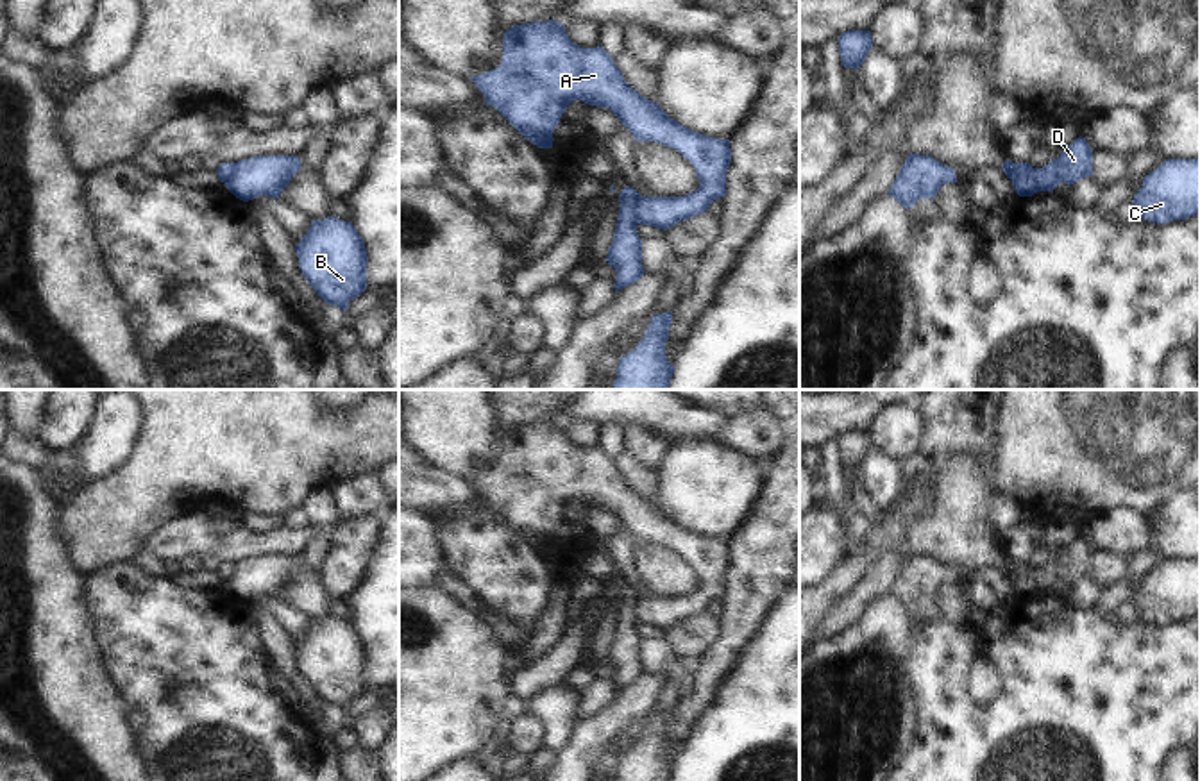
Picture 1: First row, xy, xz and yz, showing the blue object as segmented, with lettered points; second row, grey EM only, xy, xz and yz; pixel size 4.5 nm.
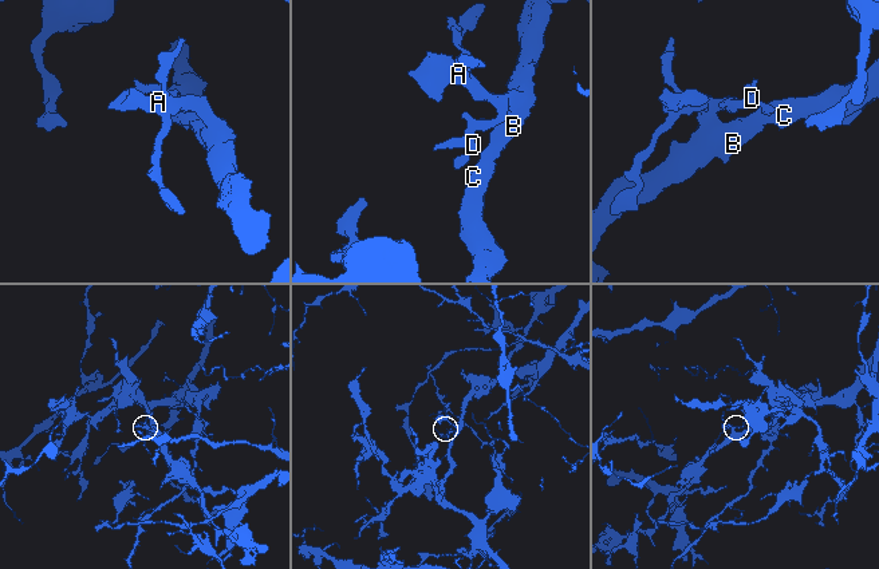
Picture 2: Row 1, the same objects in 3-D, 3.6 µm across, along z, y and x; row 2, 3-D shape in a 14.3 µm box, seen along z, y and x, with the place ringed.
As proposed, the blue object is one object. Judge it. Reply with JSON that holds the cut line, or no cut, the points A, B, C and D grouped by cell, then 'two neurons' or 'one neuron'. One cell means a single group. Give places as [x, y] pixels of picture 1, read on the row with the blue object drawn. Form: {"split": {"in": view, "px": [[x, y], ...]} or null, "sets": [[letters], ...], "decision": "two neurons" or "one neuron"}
{"split": {"in": "xz", "px": [[641, 195], [635, 204], [635, 222]]}, "sets": [["A", "B", "C"], ["D"]], "decision": "two neurons"}

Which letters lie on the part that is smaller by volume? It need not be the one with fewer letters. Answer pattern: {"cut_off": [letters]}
{"cut_off": ["D"]}

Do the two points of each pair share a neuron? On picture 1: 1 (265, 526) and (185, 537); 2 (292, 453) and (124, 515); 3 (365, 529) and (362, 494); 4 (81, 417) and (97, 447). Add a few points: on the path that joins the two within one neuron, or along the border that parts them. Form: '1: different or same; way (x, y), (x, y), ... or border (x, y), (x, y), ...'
1: different; border (242, 522), (261, 533), (270, 533), (281, 526)
2: same; way (251, 453), (192, 453), (165, 479)
3: different; border (378, 515), (346, 519), (331, 538)
4: different; border (101, 408), (95, 426), (72, 451)

